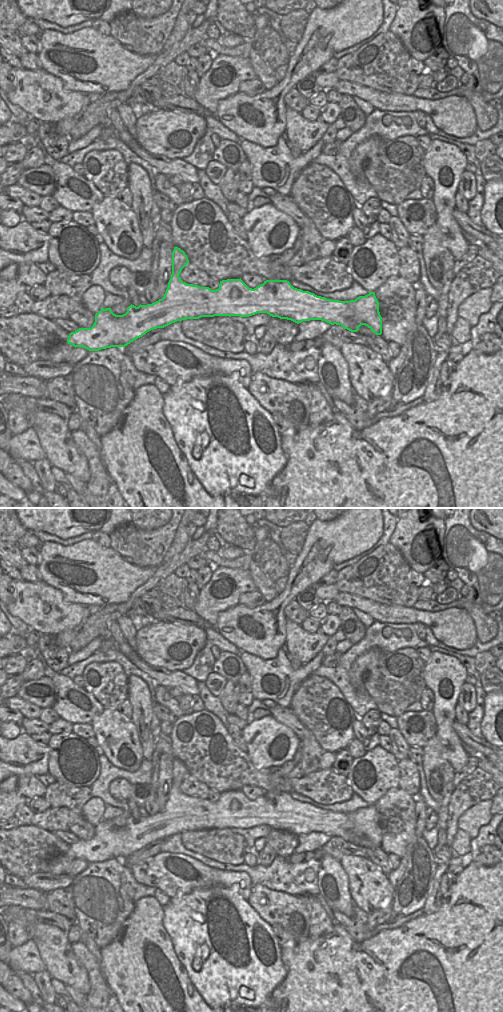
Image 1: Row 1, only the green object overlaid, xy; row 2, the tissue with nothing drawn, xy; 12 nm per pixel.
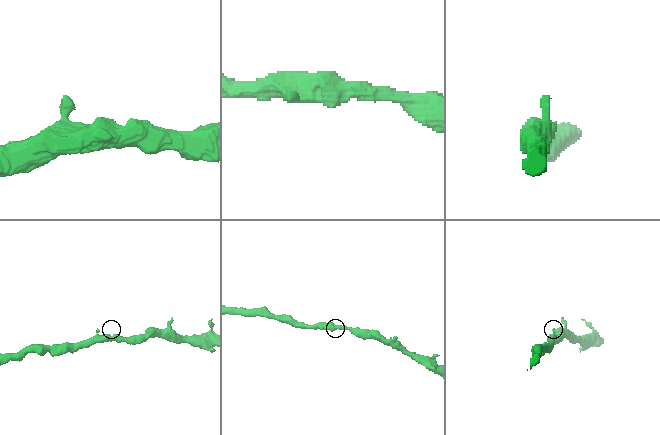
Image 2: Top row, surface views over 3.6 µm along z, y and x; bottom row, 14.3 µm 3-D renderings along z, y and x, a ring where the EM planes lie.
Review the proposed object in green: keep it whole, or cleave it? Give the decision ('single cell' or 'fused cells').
single cell

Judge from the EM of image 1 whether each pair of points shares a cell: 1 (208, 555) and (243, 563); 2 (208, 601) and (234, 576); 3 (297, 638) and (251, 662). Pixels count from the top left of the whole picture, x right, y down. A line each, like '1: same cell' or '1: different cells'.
1: same cell
2: same cell
3: different cells

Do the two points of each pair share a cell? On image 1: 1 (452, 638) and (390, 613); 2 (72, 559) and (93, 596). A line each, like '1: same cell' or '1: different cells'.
1: same cell
2: same cell

